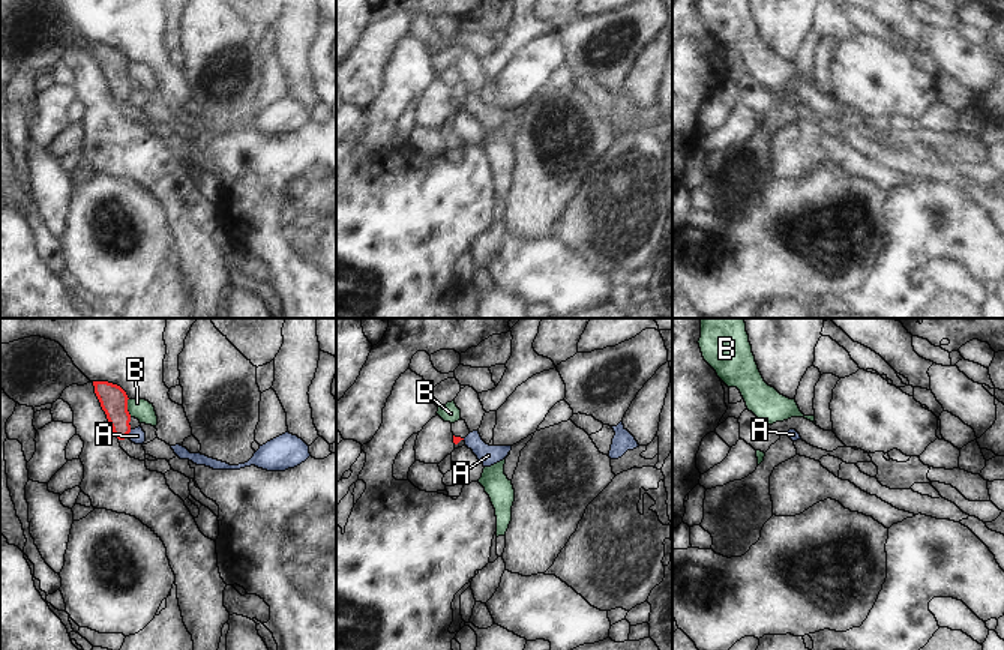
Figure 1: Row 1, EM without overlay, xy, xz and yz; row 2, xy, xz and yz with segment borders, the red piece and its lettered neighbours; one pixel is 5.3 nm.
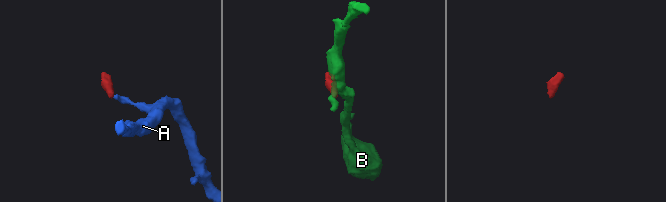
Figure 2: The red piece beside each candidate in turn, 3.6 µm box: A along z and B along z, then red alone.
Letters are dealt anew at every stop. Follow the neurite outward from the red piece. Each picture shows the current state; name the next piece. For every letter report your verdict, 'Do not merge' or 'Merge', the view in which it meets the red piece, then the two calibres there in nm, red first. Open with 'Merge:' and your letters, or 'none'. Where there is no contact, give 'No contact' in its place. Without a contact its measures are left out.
Merge: none
A: Do not merge. Touches red in xy. Thickness 150 nm (red) against 90 nm
B: Do not merge. Touches red in xy. Thickness 150 nm (red) against 110 nm

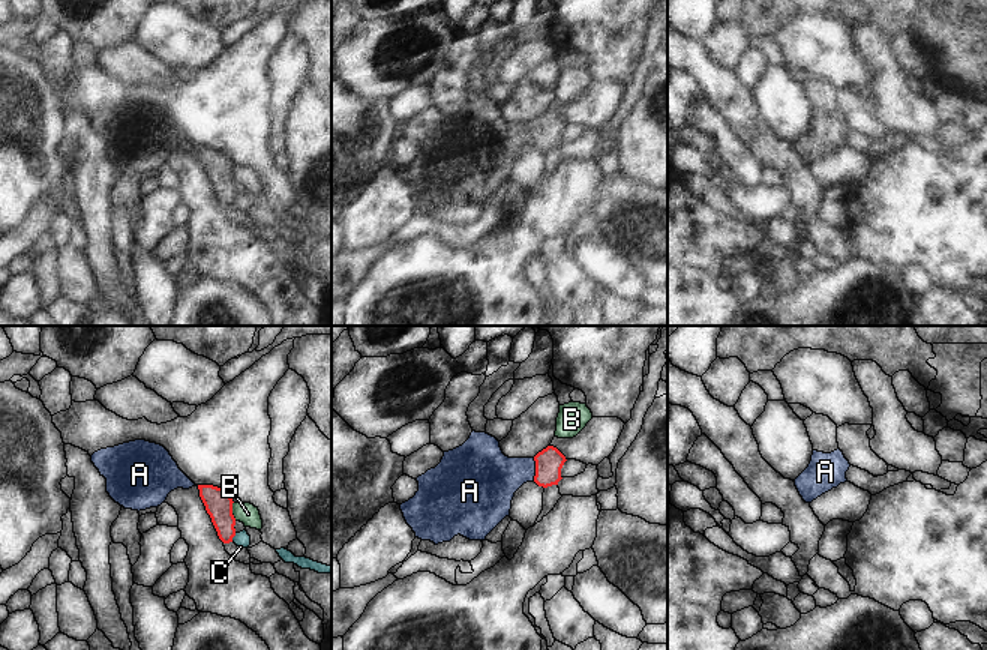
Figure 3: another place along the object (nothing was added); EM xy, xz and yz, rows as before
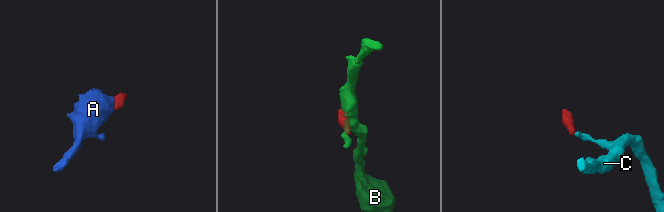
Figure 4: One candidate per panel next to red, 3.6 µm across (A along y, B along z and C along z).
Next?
Merge: A
A: Merge. Touches red in xz. Thickness 150 nm (red) against 300 nm
B: Do not merge. Touches red in xy. Thickness 150 nm (red) against 110 nm
C: Do not merge. Touches red in xy. Thickness 150 nm (red) against 90 nm

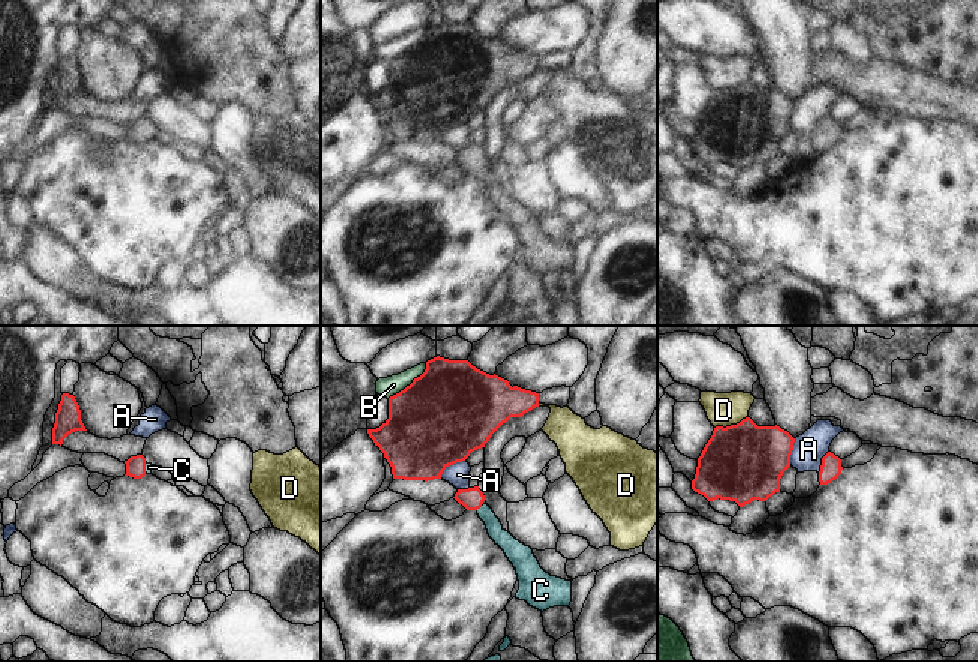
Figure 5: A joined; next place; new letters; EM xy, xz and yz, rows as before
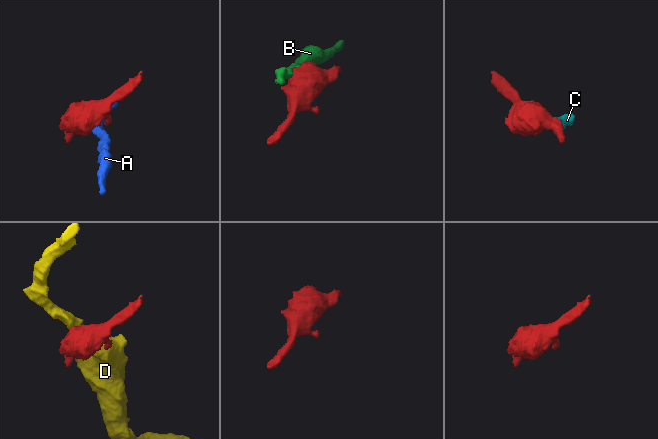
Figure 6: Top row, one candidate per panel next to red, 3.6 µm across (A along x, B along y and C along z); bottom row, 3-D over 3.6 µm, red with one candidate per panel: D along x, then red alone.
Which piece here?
Merge: C
A: Do not merge. Touches red in xz. Thickness 480 nm (red) against 130 nm
B: Do not merge. Touches red in xz. Thickness 500 nm (red) against 100 nm
C: Merge. Touches red in xz. Thickness 120 nm (red) against 90 nm
D: Do not merge. Touches red in yz. Thickness 420 nm (red) against 180 nm

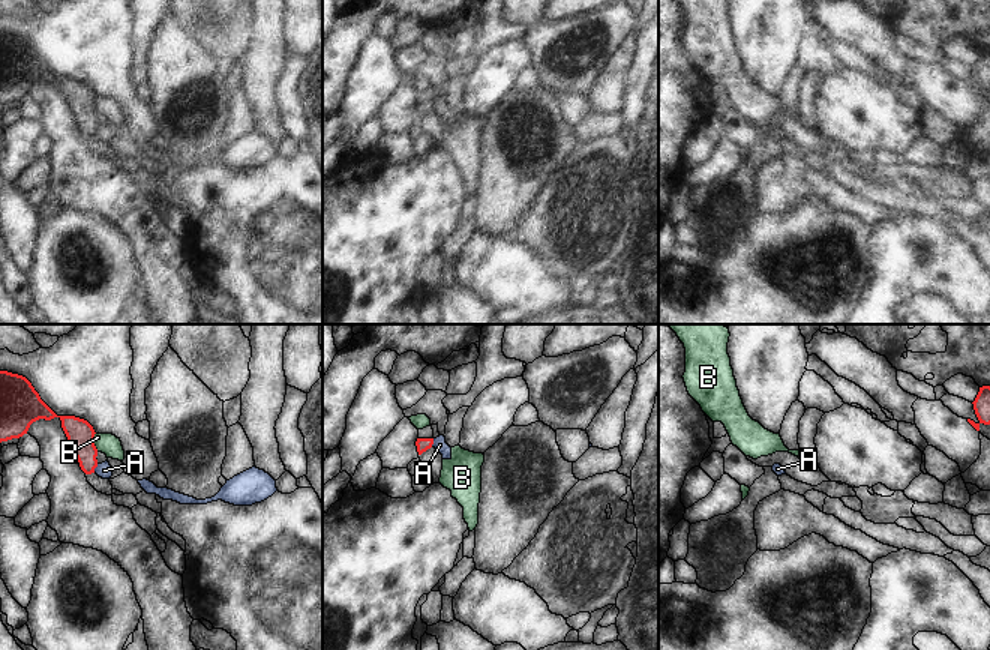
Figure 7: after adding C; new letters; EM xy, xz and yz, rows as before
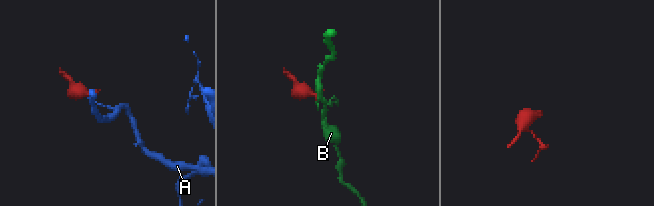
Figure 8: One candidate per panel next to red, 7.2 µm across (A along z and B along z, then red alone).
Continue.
Merge: none
A: Do not merge. Touches red in xy. Thickness 150 nm (red) against 90 nm
B: Do not merge. Touches red in xy. Thickness 150 nm (red) against 110 nm

